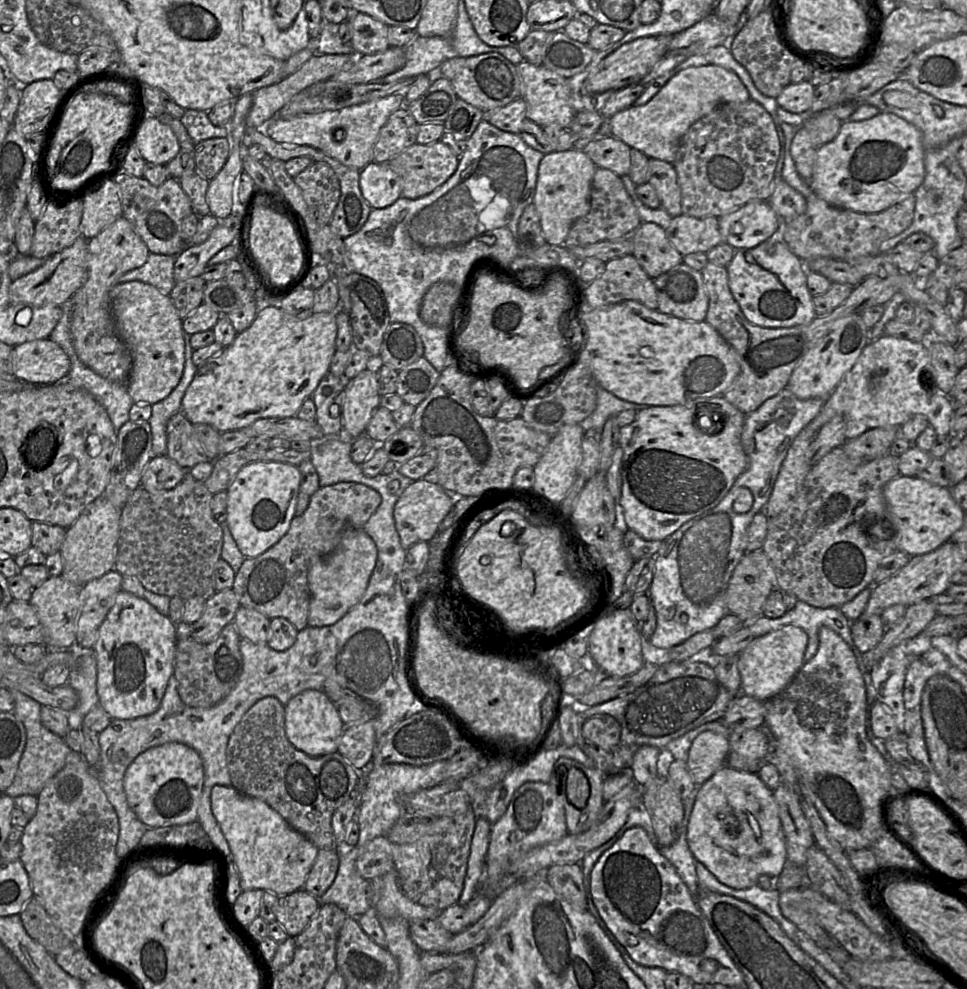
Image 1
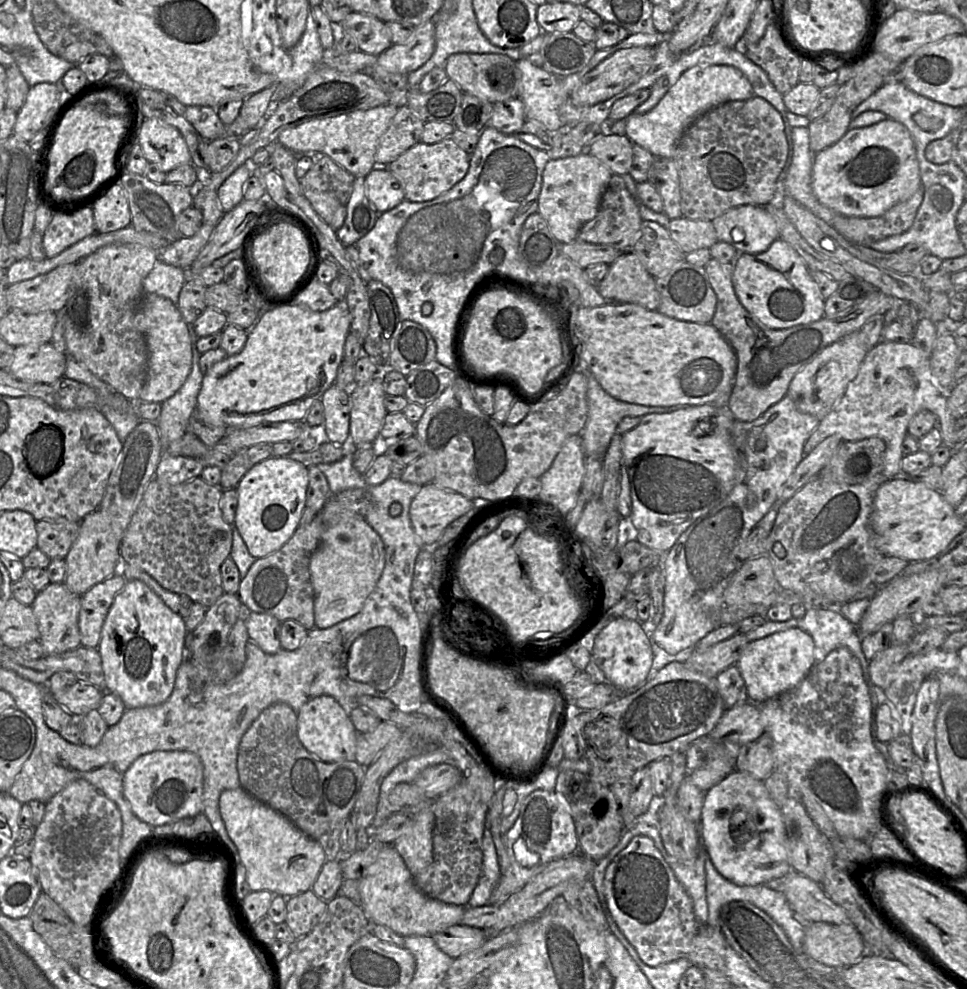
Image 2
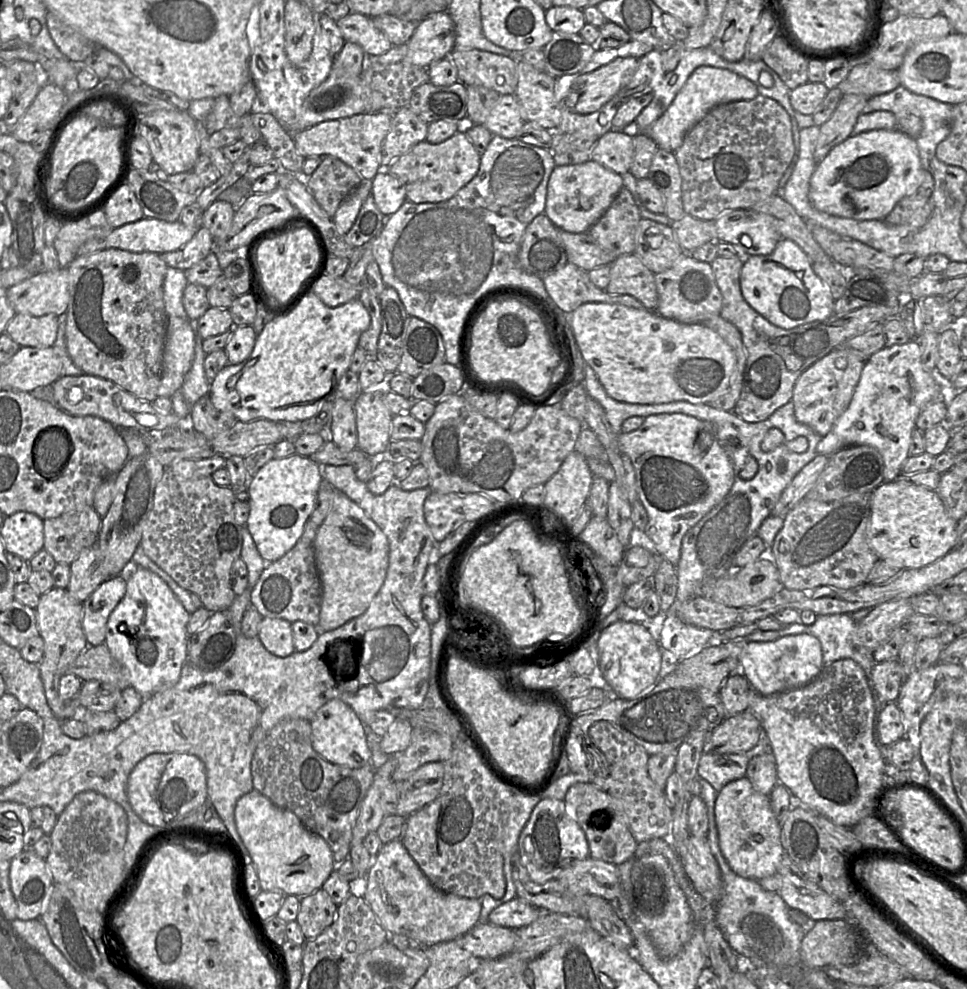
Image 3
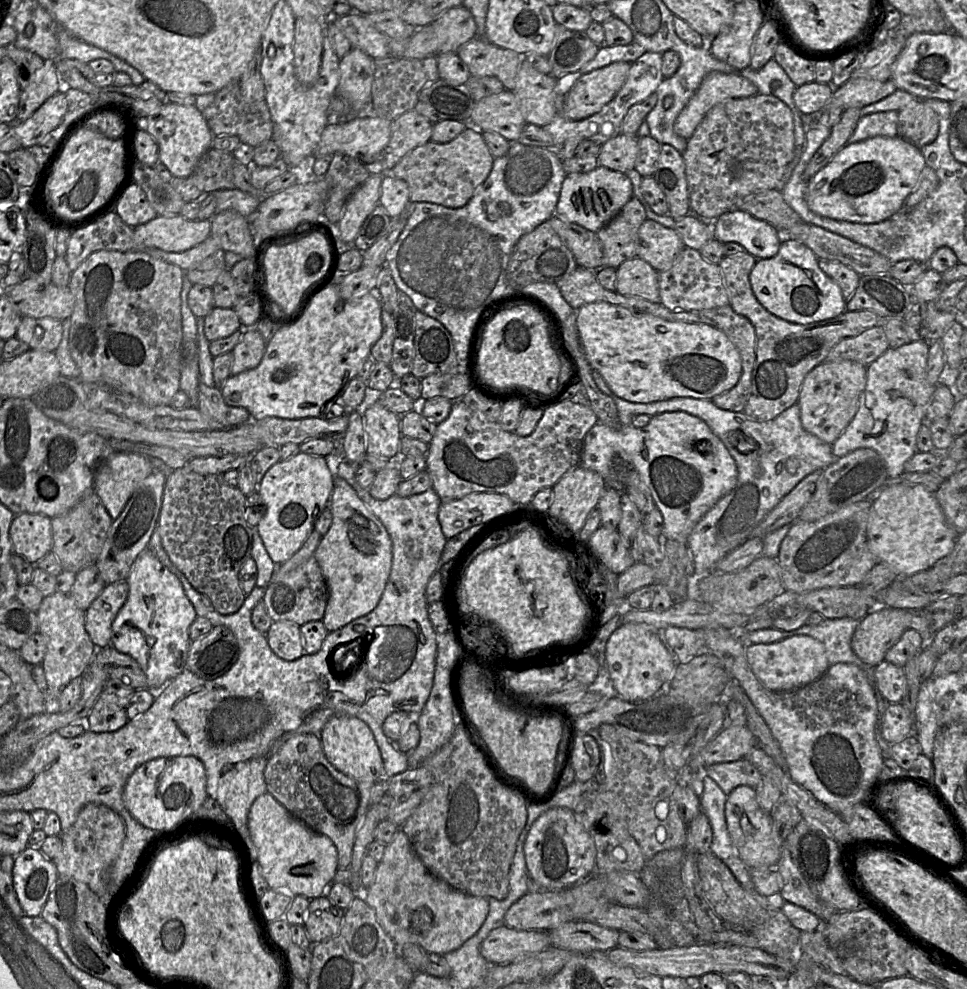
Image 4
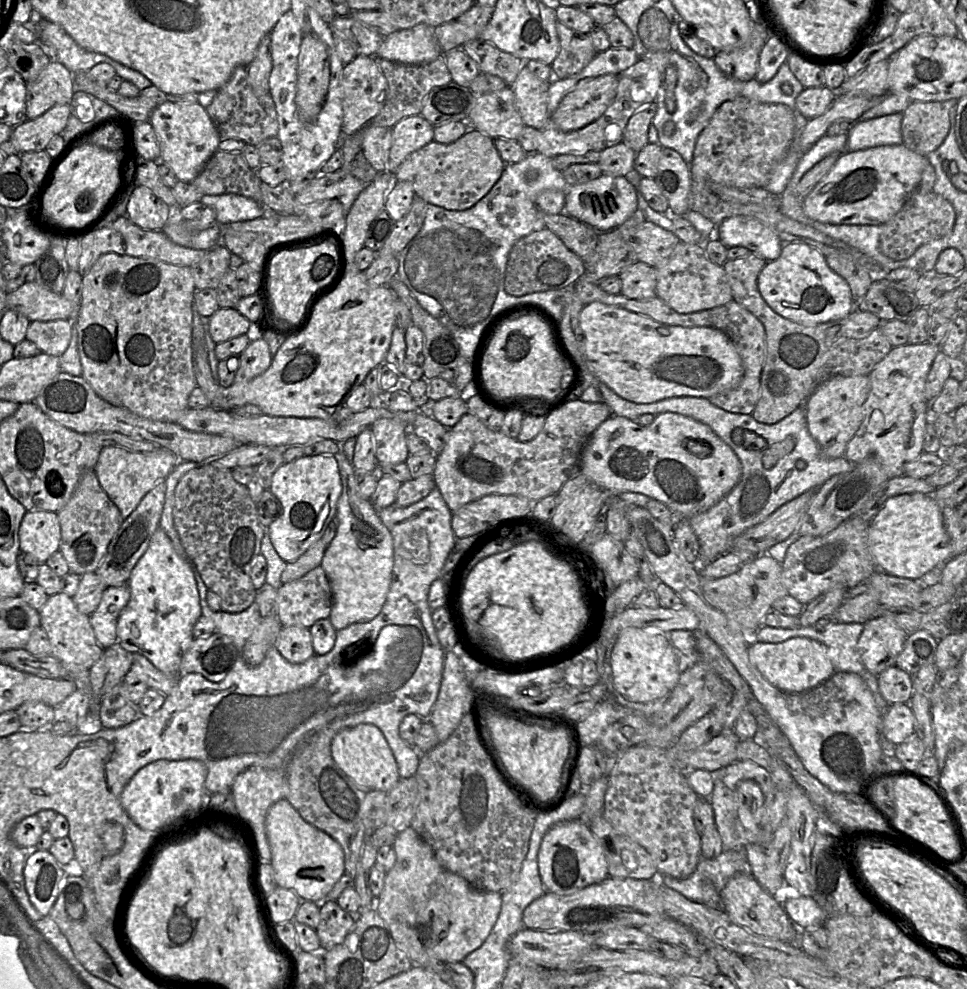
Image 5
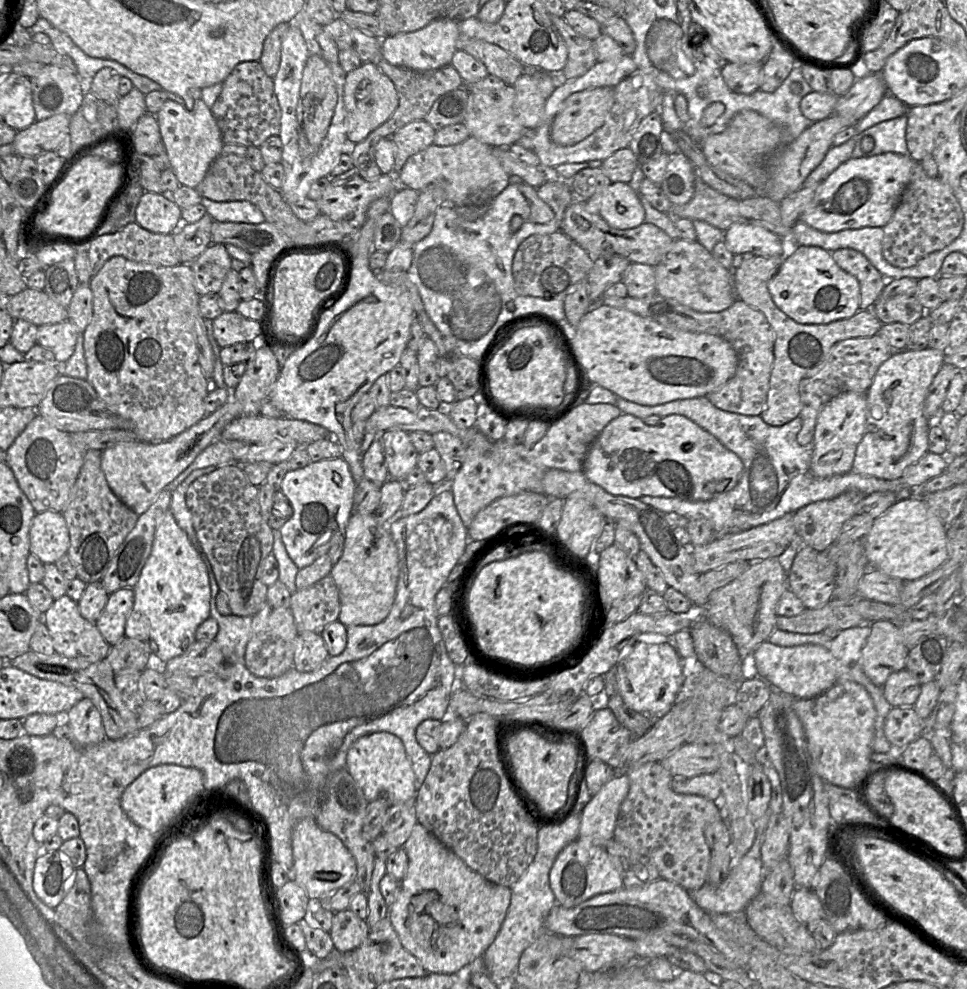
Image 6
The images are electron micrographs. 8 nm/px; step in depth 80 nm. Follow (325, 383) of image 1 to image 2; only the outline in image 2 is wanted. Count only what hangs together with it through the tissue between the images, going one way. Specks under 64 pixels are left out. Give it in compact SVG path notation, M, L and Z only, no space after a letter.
M330 386L321 398L324 409L324 432L329 442L348 445L350 442L350 391Z

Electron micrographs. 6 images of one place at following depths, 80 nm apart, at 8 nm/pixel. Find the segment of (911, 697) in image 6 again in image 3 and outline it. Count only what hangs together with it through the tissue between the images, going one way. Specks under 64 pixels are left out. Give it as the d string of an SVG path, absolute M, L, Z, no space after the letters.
M898 660L874 663L872 683L881 701L896 702L905 680L905 670Z

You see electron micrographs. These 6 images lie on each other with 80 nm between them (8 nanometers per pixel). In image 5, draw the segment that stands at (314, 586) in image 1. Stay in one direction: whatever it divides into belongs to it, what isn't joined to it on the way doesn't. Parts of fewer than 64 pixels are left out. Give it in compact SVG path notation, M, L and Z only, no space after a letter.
M338 452L342 491L337 502L336 532L326 547L321 562L331 587L332 608L329 620L336 631L354 623L368 622L382 610L392 580L393 538L371 501L361 497L357 473L345 455Z

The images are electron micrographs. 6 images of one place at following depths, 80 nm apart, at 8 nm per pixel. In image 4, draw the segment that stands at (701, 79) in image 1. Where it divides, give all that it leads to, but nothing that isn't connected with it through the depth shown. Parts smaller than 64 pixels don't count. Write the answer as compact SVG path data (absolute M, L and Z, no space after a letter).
M710 72L677 116L673 130L680 137L689 139L707 112L716 104L730 98L746 98L757 94L756 85L742 76Z

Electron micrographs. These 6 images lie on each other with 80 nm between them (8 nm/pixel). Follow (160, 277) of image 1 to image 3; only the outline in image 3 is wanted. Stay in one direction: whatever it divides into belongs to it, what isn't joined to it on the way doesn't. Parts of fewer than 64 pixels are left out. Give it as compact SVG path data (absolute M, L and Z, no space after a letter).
M169 267L163 283L165 311L169 317L189 319L183 306L183 293L188 285L185 271Z

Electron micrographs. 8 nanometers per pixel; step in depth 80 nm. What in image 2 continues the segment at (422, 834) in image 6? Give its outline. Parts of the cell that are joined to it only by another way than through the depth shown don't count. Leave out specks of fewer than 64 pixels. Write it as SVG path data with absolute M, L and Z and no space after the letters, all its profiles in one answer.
M385 845L381 850L375 863L368 868L367 875L360 879L359 891L362 907L371 923L384 925L404 937L432 937L434 934L442 932L449 927L458 925L463 918L466 907L446 904L423 894L414 884L410 871L393 845Z

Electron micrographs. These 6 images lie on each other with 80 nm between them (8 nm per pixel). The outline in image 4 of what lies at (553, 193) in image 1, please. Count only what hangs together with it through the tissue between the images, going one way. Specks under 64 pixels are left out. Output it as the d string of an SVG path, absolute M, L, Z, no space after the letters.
M598 166L586 173L567 174L561 187L555 215L597 233L633 197L633 187L625 173Z

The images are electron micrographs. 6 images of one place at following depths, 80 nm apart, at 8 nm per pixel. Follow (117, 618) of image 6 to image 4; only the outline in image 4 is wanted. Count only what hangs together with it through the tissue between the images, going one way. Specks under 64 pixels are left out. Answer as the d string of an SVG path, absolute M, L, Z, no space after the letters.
M126 580L106 584L85 611L85 629L97 648L111 646L112 622L128 594Z

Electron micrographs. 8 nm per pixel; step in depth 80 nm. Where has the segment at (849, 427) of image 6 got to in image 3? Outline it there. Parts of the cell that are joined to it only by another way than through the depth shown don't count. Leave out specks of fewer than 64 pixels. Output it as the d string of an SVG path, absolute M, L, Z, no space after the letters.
M838 347L808 367L797 379L792 402L796 419L824 437L848 408L859 382L865 361L843 347Z

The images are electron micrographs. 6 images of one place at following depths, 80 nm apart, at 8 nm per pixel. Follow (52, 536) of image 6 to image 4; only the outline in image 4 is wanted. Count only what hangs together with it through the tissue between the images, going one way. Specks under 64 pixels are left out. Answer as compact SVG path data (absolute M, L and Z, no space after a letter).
M23 512L15 515L9 529L12 553L35 564L52 549L51 518Z

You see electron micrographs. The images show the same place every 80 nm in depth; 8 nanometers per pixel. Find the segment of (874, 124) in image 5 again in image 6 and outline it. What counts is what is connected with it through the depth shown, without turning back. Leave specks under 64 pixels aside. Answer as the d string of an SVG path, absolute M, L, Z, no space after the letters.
M907 116L880 122L856 135L853 158L893 152L909 155L906 142Z

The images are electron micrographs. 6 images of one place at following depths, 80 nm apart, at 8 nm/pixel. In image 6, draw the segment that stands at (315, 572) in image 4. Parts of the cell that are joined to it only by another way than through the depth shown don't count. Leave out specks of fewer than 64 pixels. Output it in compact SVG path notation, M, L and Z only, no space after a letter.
M328 575L312 586L292 593L289 609L299 632L310 631L320 634L328 624L338 621L340 613L339 592L333 578Z

